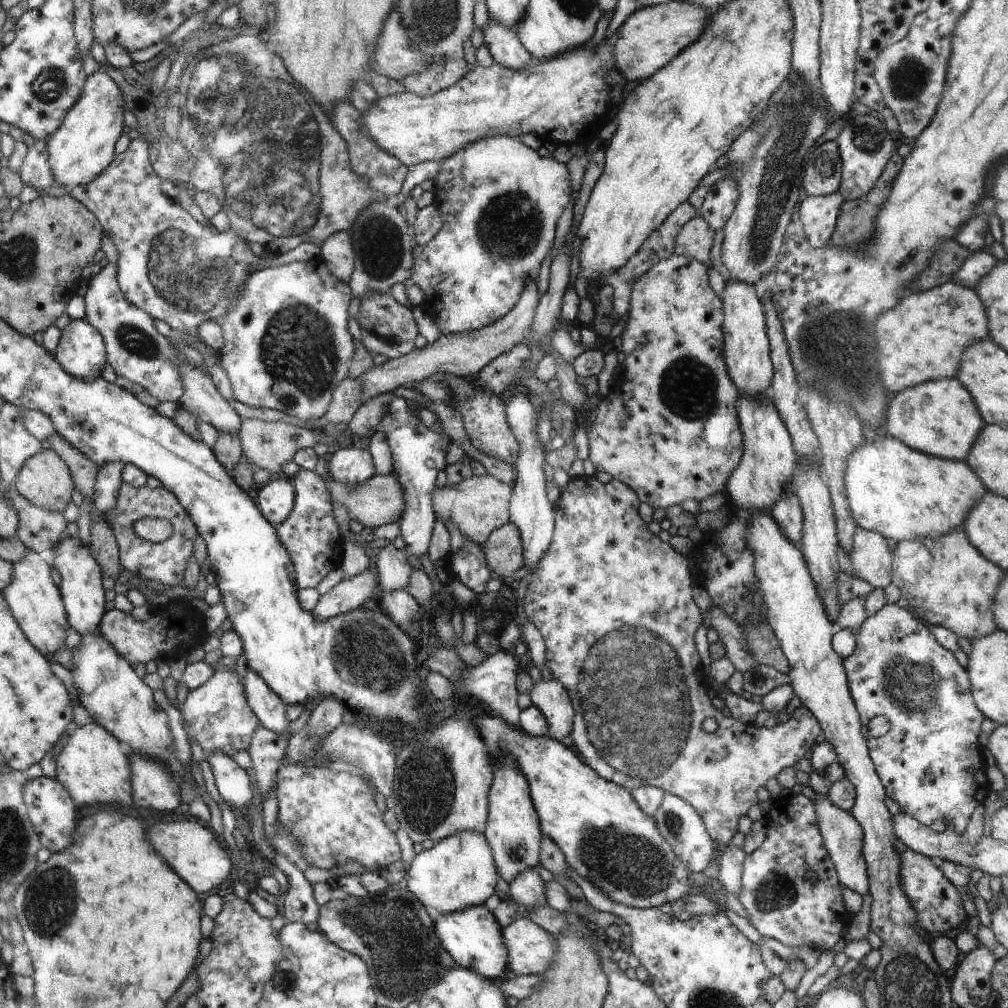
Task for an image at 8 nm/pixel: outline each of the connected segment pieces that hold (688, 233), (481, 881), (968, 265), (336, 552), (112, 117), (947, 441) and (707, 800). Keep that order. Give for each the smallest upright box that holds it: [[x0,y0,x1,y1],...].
[[676,214,715,265],[403,830,498,914],[952,250,998,289],[278,469,343,589],[48,69,126,188],[885,377,984,461],[520,476,820,848]]

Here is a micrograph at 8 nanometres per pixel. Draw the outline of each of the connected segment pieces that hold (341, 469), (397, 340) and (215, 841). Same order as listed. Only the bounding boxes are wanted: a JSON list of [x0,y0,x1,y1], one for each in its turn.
[[328,448,376,486],[356,293,419,360],[152,820,235,896]]

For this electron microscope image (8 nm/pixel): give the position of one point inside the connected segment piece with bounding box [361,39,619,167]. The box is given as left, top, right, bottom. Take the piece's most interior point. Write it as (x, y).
(568, 98)

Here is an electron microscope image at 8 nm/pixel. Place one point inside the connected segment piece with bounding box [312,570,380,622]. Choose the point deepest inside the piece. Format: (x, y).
(350, 594)

